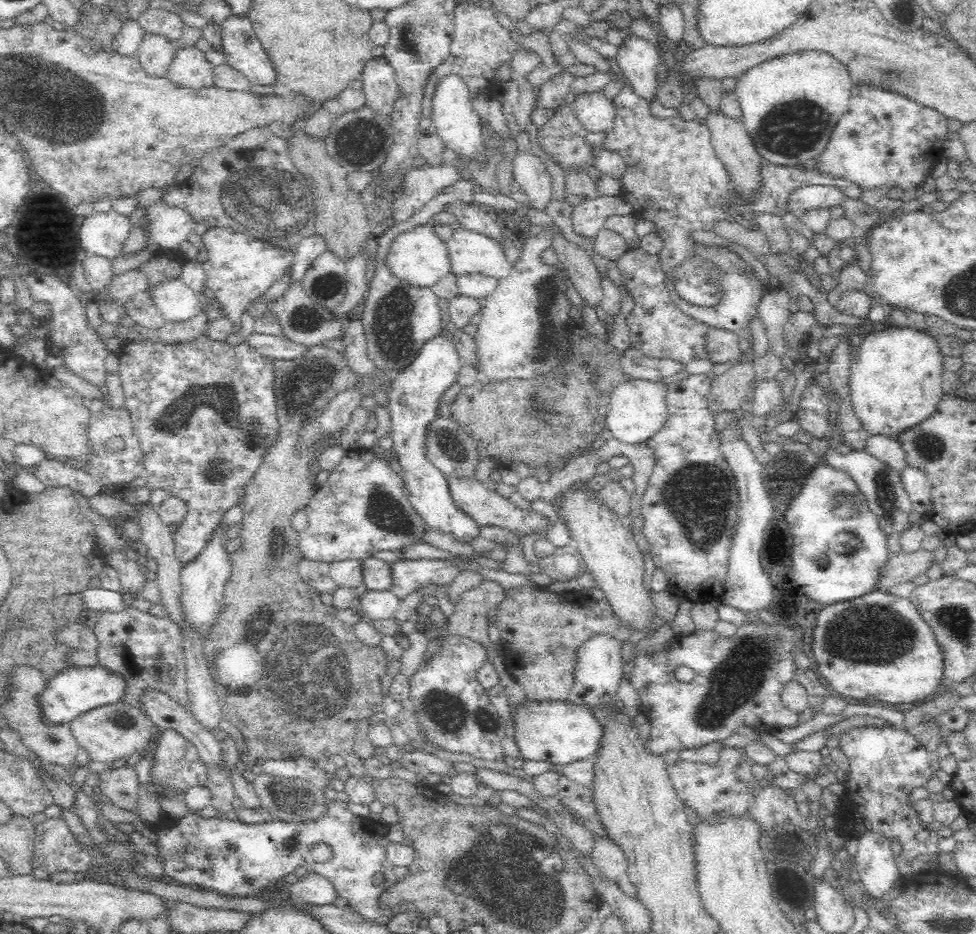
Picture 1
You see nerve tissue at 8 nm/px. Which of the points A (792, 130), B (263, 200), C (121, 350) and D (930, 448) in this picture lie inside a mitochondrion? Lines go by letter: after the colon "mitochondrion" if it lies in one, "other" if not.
A: mitochondrion
B: mitochondrion
C: other
D: mitochondrion

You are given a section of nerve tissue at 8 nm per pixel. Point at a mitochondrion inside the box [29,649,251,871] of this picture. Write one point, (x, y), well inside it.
(121, 719)

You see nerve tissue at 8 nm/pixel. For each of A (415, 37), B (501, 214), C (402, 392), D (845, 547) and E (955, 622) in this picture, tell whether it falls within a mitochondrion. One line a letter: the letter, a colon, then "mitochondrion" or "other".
A: mitochondrion
B: other
C: other
D: mitochondrion
E: mitochondrion

